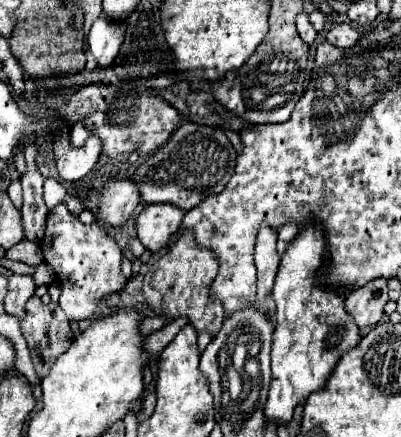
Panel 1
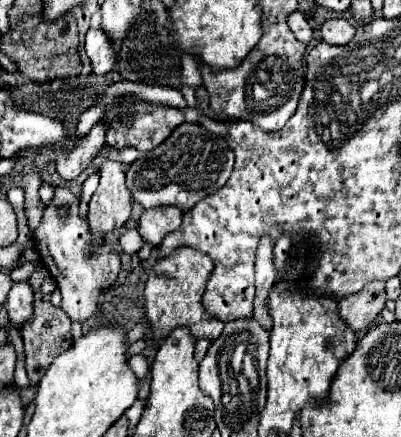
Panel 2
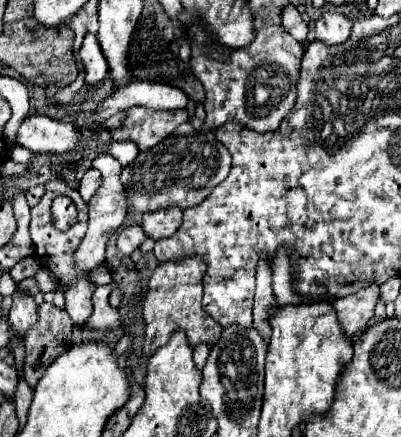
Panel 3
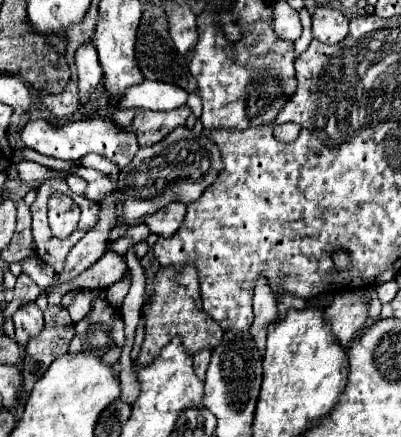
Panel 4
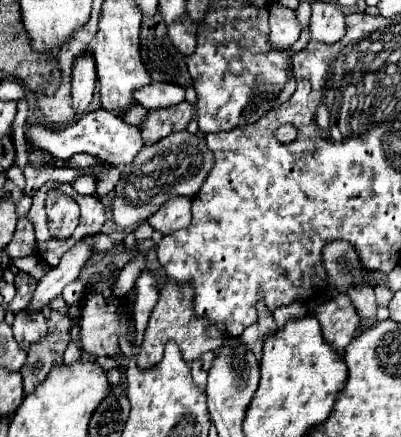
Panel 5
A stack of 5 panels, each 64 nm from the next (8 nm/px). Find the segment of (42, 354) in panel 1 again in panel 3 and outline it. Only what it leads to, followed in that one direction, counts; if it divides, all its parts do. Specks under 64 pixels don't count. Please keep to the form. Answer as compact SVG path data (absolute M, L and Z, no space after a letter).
M42 304L38 308L38 324L24 336L26 342L26 364L24 380L34 388L44 376L46 368L72 346L72 320L68 312L54 304Z

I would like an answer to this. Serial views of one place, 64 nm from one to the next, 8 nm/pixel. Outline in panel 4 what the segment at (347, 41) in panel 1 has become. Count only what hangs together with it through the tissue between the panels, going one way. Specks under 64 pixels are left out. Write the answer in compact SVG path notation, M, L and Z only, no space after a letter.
M318 6L312 16L314 38L324 44L338 44L348 34L348 18L330 6Z

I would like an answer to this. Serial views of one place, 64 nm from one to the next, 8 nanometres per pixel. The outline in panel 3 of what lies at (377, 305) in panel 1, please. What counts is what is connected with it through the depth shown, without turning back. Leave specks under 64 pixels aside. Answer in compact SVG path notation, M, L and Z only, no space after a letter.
M372 284L356 294L338 298L332 304L338 314L338 322L344 330L344 336L352 338L354 334L362 332L368 326L368 320L374 316L374 306L378 302L378 296L380 296L380 290L376 284Z

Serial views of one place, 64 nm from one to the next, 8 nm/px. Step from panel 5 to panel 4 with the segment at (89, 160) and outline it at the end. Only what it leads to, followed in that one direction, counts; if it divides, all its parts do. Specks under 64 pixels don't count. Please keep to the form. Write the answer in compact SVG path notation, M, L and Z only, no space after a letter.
M92 154L82 156L82 158L80 158L80 164L86 166L86 168L96 168L96 170L100 170L100 172L112 176L112 178L116 178L118 172L120 172L120 168L118 168L114 162L106 160L106 158L102 158L102 156L92 156Z

